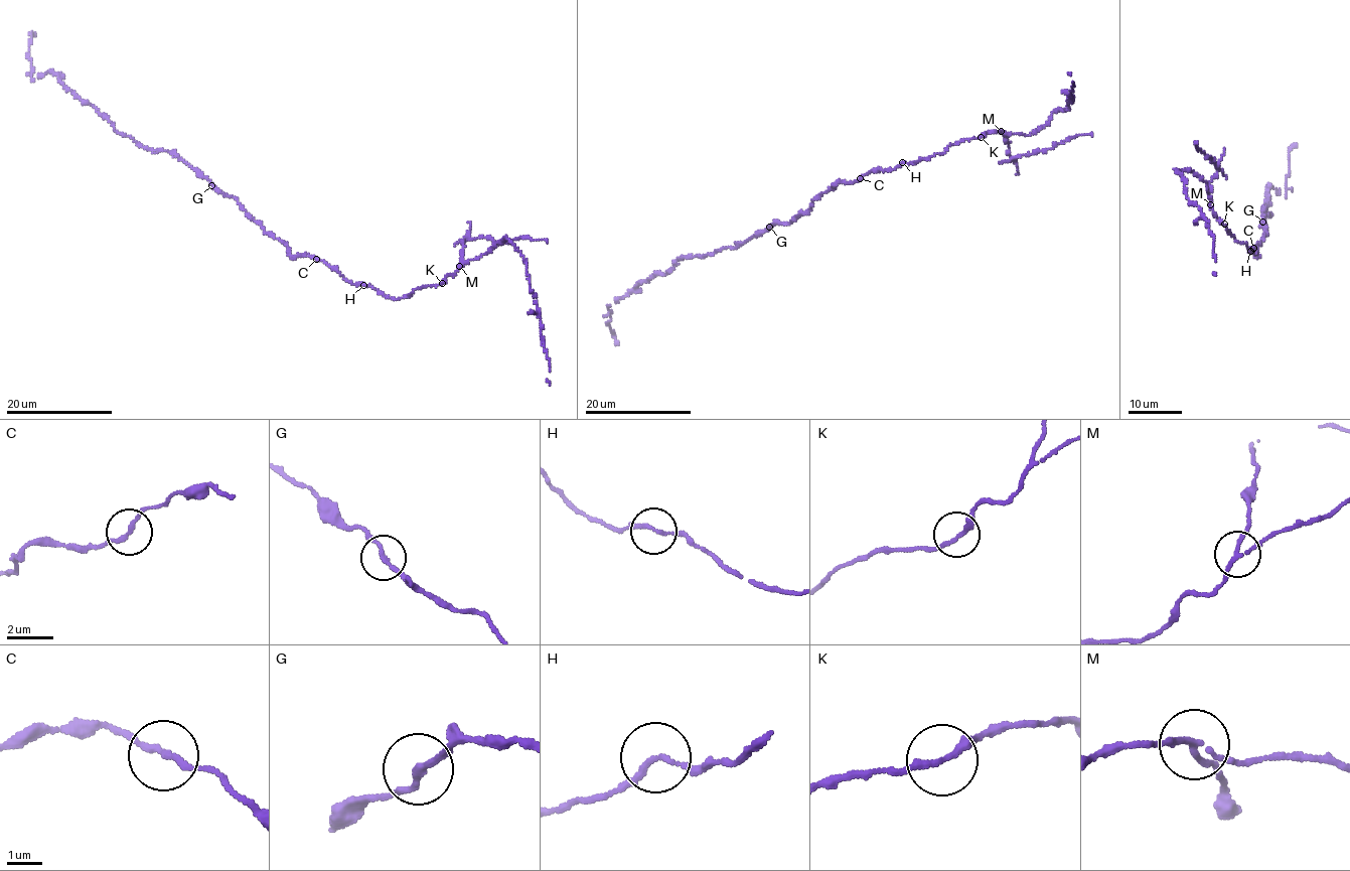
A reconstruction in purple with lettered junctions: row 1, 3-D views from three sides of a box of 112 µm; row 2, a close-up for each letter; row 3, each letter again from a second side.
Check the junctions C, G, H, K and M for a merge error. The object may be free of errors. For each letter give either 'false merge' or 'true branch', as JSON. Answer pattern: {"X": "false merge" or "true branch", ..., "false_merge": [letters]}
{"C": "true branch", "G": "true branch", "H": "true branch", "K": "true branch", "M": "false merge", "false_merge": ["M"]}

